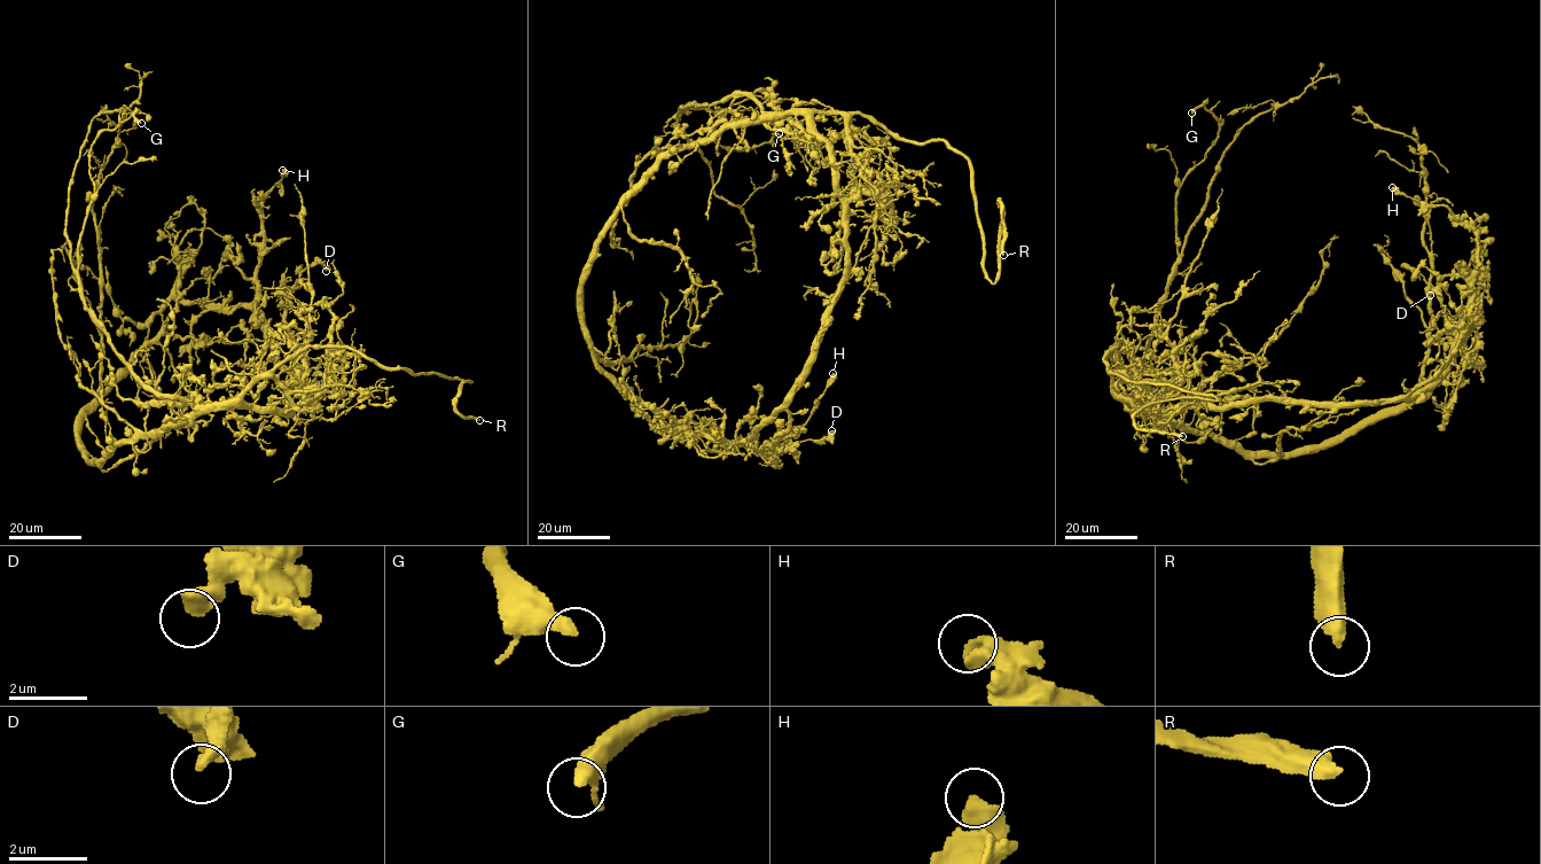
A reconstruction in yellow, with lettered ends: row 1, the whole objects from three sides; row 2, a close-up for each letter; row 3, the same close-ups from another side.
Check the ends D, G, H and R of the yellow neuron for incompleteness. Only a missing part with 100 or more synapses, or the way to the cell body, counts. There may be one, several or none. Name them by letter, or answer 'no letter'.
R

